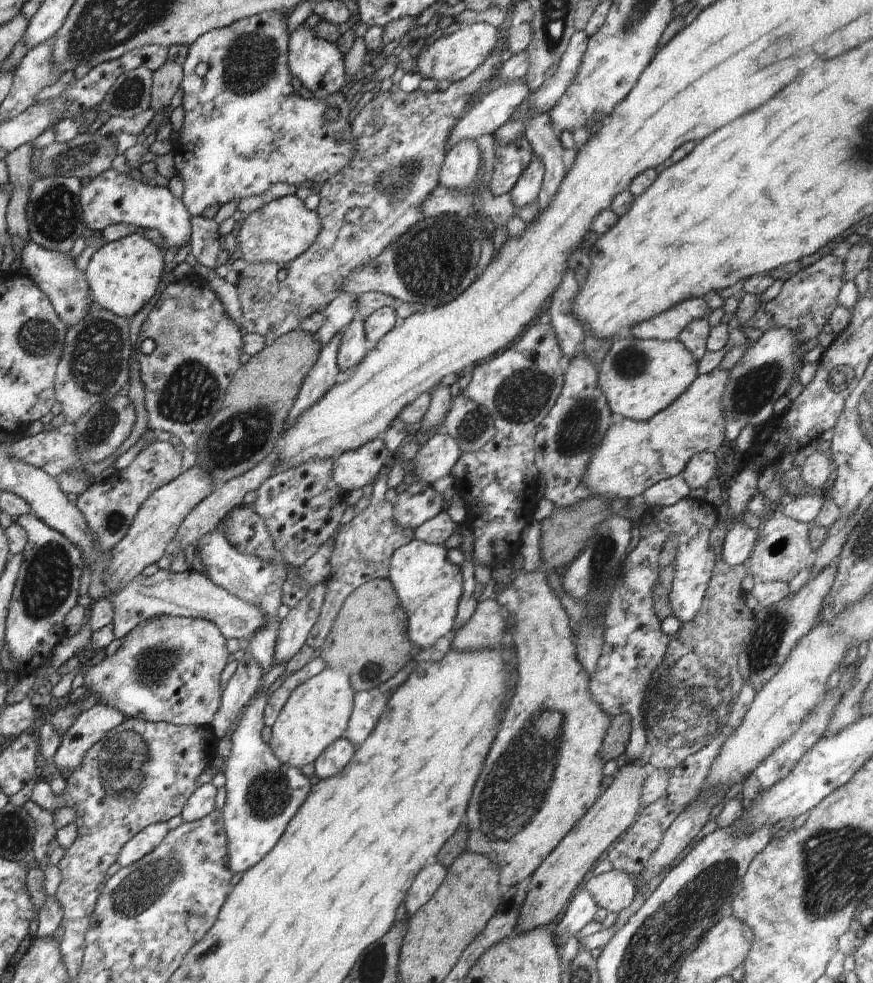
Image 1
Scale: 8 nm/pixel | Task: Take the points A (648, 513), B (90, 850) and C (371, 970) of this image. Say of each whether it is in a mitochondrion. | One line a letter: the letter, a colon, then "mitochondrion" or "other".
A: other
B: other
C: mitochondrion

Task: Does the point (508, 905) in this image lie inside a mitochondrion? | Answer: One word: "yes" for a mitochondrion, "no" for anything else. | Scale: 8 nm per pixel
no

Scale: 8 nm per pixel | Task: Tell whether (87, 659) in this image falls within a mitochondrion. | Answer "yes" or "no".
no

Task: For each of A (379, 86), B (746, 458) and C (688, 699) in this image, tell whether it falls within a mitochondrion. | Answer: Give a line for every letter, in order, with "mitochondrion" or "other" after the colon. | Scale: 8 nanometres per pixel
A: other
B: other
C: mitochondrion

